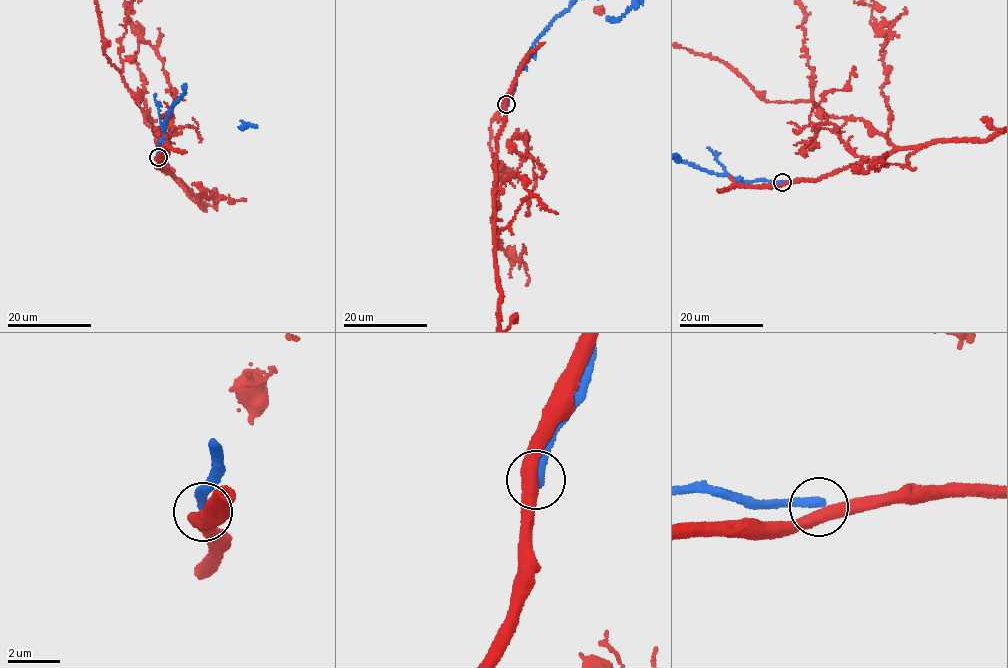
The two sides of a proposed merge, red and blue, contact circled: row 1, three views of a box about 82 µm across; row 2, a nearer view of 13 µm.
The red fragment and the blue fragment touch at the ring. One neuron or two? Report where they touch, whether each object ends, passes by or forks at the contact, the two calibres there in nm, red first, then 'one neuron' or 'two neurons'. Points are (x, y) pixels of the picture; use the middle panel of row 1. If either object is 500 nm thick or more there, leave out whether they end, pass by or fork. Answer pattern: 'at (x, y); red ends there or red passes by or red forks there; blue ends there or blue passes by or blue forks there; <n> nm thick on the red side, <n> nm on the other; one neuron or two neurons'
at (506, 104); 500 nm thick on the red side, 380 nm on the other; two neurons

